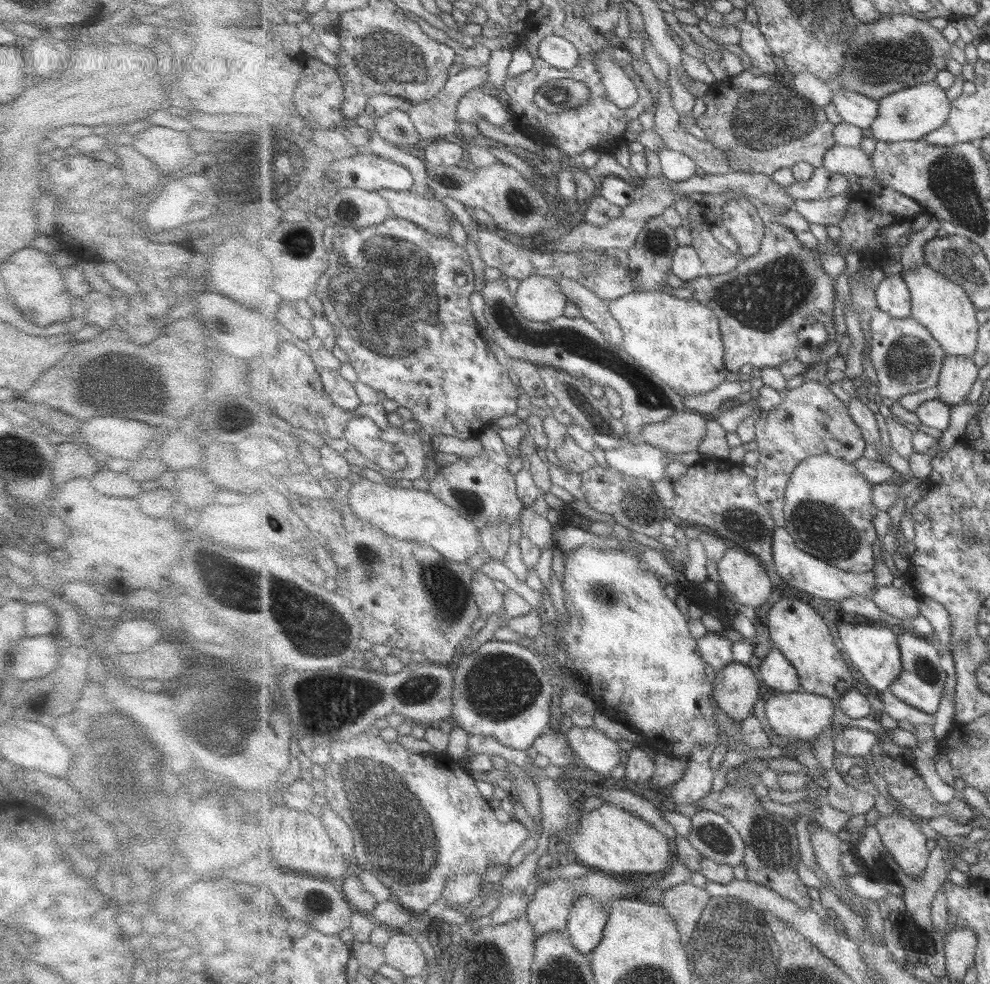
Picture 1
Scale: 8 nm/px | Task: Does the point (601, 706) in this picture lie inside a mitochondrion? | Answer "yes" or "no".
no

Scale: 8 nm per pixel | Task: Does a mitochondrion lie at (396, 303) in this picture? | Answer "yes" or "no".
yes

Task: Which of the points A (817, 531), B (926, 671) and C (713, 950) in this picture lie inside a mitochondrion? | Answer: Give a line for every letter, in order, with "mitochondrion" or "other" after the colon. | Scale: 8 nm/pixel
A: mitochondrion
B: mitochondrion
C: mitochondrion

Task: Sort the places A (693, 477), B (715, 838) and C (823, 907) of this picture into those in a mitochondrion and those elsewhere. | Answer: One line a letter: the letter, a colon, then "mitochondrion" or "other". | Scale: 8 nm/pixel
A: other
B: mitochondrion
C: other

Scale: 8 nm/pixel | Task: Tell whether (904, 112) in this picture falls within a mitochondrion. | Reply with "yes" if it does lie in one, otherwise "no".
yes

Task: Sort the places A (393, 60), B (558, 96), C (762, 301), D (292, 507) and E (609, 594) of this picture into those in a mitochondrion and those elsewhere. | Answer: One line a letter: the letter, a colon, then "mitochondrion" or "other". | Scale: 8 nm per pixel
A: mitochondrion
B: mitochondrion
C: mitochondrion
D: other
E: mitochondrion

